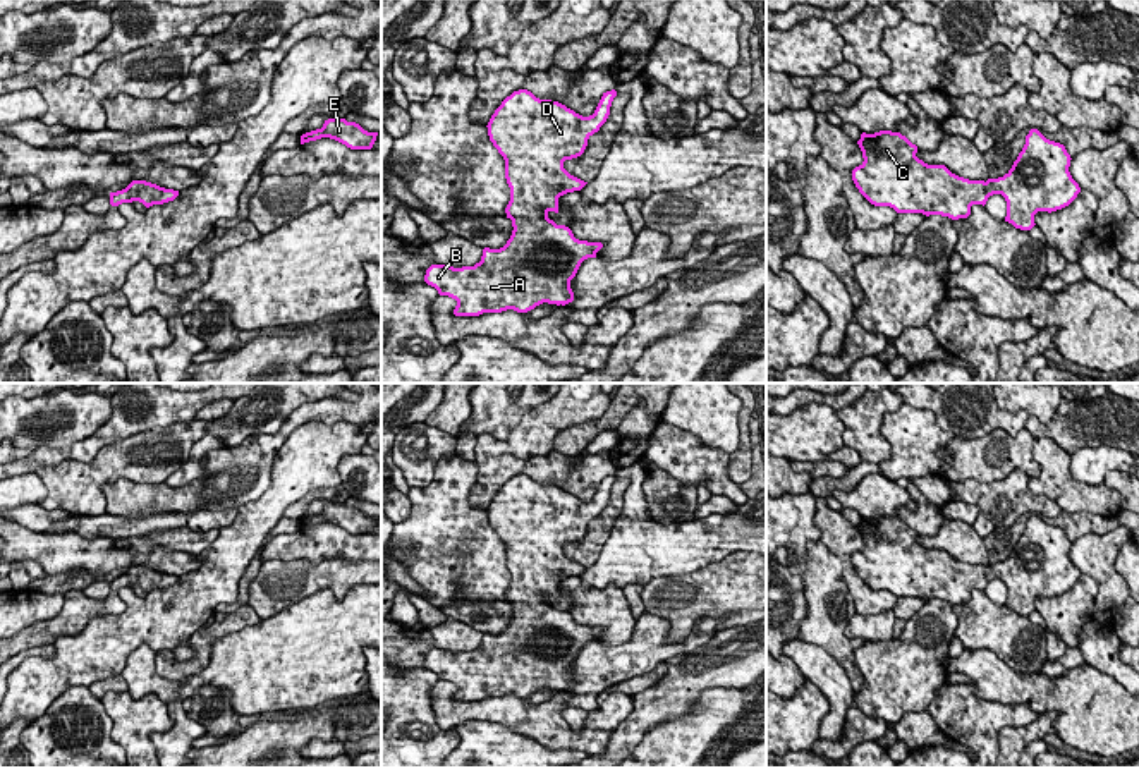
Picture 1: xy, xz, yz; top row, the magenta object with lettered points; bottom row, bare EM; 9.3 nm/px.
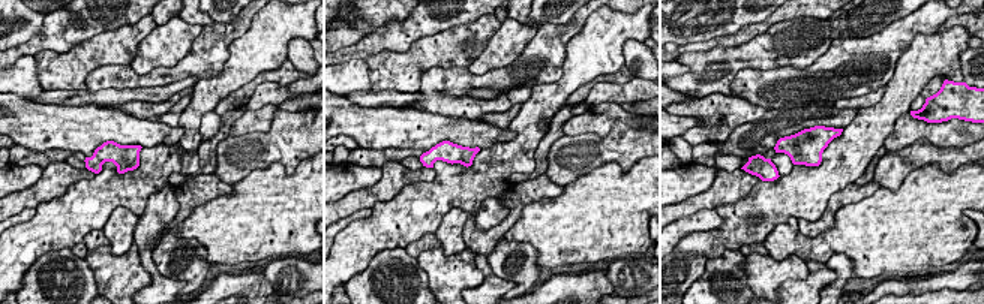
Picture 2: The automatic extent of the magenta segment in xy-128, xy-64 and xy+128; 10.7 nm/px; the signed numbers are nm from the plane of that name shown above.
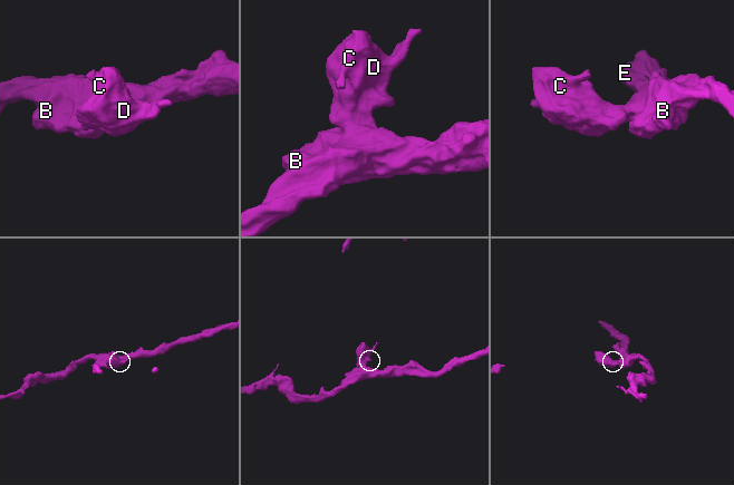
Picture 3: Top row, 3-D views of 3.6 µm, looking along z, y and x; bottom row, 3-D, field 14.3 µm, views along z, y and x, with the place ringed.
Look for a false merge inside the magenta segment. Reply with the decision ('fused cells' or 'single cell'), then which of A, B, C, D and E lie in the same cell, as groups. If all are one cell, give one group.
single cell; A B C D E

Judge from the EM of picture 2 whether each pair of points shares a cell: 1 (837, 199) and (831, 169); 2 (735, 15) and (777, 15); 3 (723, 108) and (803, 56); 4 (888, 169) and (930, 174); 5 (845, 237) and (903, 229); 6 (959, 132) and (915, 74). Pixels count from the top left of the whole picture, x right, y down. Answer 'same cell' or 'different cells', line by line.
1: different cells
2: different cells
3: different cells
4: different cells
5: same cell
6: different cells

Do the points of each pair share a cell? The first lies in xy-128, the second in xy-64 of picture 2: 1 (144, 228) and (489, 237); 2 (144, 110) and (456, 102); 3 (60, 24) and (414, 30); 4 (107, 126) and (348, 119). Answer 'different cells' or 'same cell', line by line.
1: different cells
2: same cell
3: same cell
4: same cell

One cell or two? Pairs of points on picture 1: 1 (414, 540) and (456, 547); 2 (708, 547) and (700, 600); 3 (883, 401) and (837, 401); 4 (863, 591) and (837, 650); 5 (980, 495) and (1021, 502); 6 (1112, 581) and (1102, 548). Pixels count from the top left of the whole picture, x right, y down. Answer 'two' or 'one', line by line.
1: one
2: two
3: two
4: two
5: one
6: one

